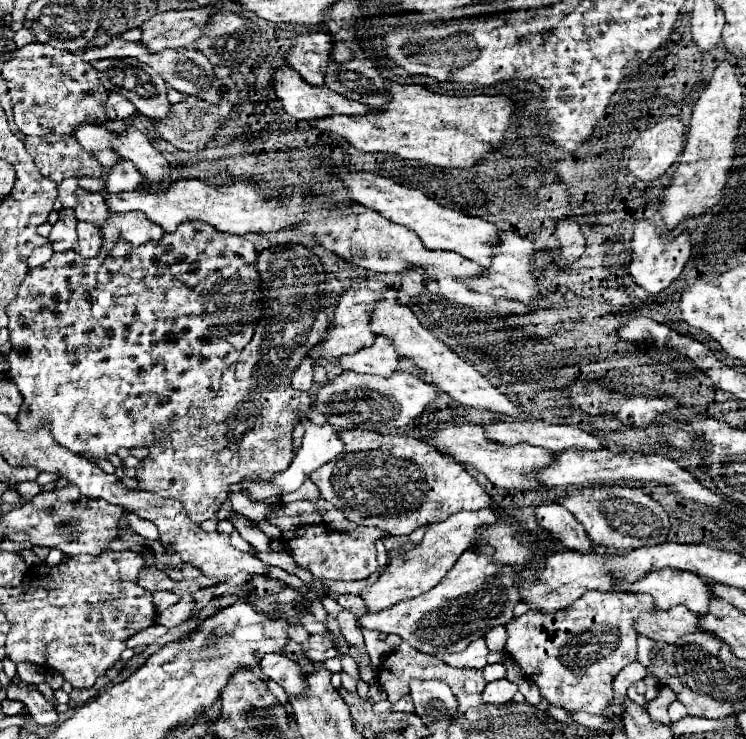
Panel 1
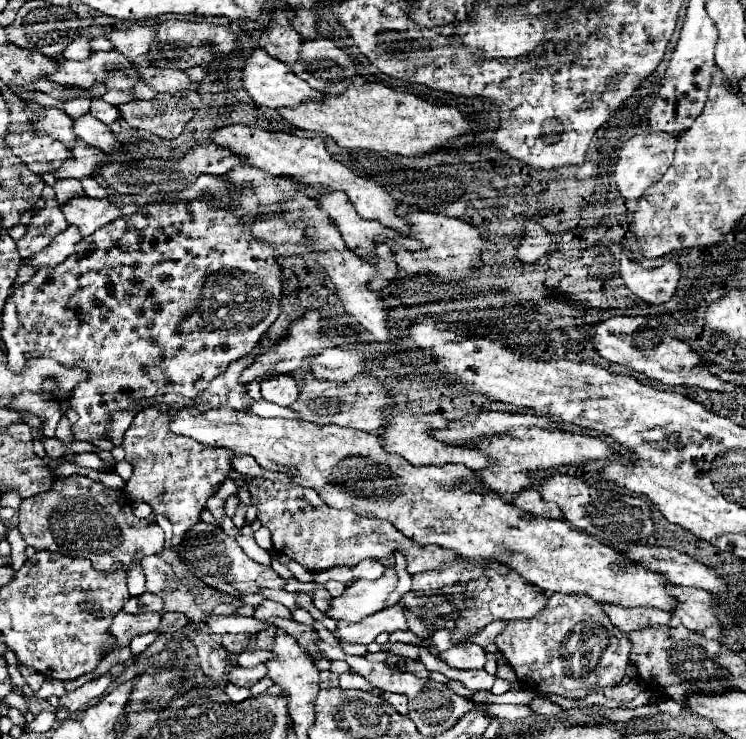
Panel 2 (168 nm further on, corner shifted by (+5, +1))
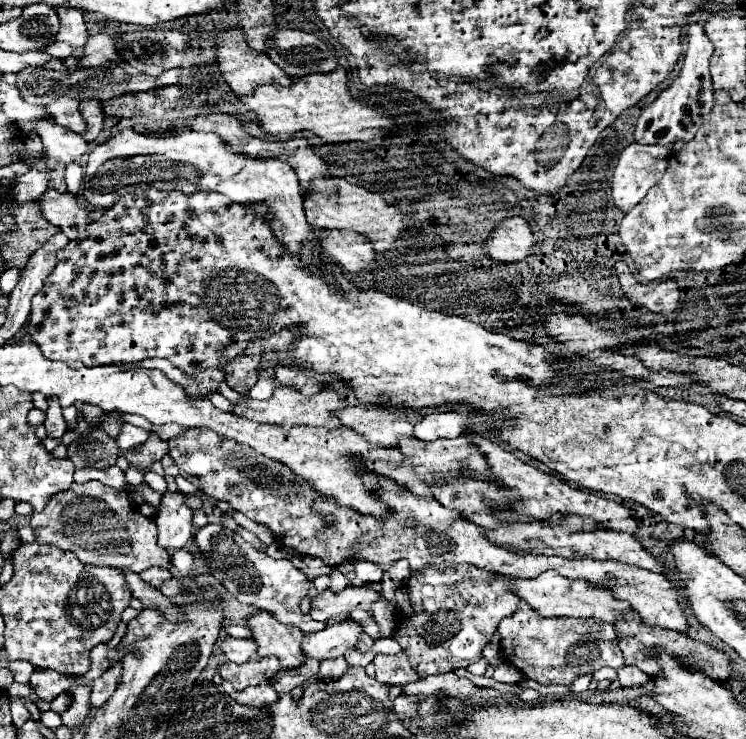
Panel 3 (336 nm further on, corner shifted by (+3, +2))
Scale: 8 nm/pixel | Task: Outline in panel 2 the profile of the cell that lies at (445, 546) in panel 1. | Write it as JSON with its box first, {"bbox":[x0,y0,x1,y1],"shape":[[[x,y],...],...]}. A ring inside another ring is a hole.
{"bbox":[329,566,397,622],"shape":[[[387,566],[383,576],[377,578],[377,580],[355,580],[351,586],[347,586],[347,590],[339,596],[339,598],[333,598],[331,602],[331,610],[329,610],[329,618],[335,618],[335,620],[349,620],[349,622],[359,622],[363,620],[365,616],[371,616],[379,610],[385,608],[385,600],[389,598],[389,594],[397,588],[397,574],[395,574],[395,566]]]}

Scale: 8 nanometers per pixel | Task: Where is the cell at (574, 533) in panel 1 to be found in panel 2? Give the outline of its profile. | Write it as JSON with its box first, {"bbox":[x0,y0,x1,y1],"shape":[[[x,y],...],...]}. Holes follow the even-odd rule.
{"bbox":[509,490,563,520],"shape":[[[525,490],[521,494],[517,494],[515,498],[509,500],[511,504],[515,504],[525,516],[527,514],[537,514],[537,516],[545,516],[545,518],[557,518],[561,520],[563,518],[563,512],[559,506],[551,504],[551,502],[545,502],[541,498],[541,494],[537,490]]]}

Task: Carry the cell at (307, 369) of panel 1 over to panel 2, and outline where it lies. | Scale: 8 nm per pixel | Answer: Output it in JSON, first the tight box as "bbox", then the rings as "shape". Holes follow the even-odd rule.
{"bbox":[261,374,299,406],"shape":[[[277,374],[261,382],[261,396],[279,406],[291,406],[291,402],[295,402],[299,396],[299,388],[291,376]]]}

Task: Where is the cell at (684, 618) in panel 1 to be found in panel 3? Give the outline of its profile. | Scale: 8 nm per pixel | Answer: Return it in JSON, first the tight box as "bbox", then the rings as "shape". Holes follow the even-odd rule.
{"bbox":[509,571,631,623],"shape":[[[547,571],[535,579],[513,579],[509,591],[515,593],[519,599],[523,599],[533,609],[537,609],[537,613],[543,617],[583,617],[583,619],[593,617],[599,621],[615,623],[615,619],[631,611],[629,605],[625,605],[625,601],[617,601],[609,593],[609,589],[589,589],[585,581],[567,579],[555,571]]]}

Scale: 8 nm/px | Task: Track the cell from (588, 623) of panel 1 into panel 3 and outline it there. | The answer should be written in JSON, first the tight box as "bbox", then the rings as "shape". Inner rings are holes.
{"bbox":[499,603,623,685],"shape":[[[519,603],[515,613],[499,625],[501,645],[507,661],[523,675],[541,685],[567,685],[581,673],[591,673],[601,667],[623,667],[623,655],[617,647],[615,627],[593,619],[575,617],[541,617],[535,609]]]}

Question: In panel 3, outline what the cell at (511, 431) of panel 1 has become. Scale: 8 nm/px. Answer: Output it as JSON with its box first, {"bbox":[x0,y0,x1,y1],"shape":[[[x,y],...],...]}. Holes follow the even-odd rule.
{"bbox":[413,411,469,441],"shape":[[[431,411],[417,423],[413,437],[421,441],[437,441],[437,439],[455,439],[461,435],[461,427],[467,425],[469,415],[457,411]]]}

